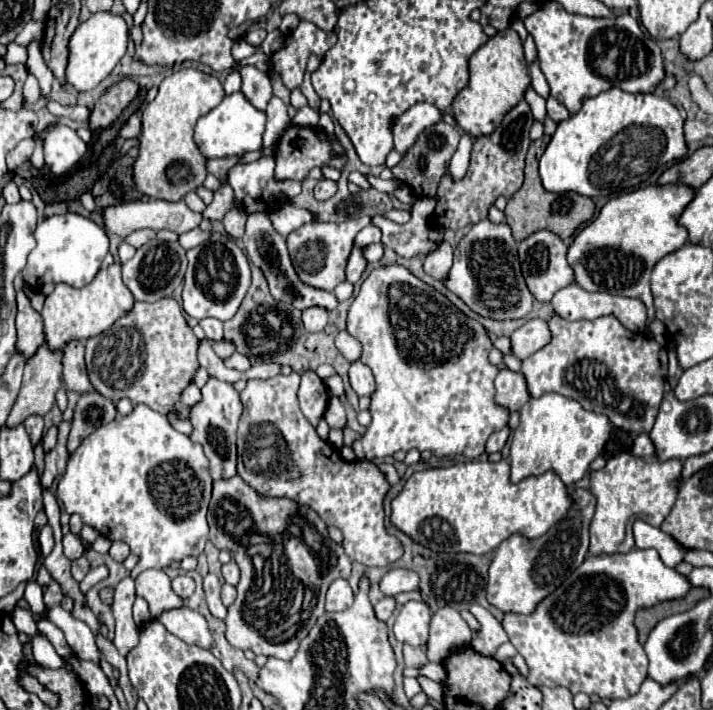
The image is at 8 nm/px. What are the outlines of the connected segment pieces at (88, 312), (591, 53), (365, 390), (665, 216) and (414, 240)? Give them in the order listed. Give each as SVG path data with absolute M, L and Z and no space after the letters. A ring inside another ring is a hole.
M113 263L107 269L101 269L95 275L95 279L81 289L75 289L67 283L57 283L53 293L49 293L45 297L45 305L41 311L43 323L45 323L47 347L51 351L59 351L71 339L87 341L89 337L103 333L107 327L111 327L111 323L115 323L115 319L119 319L125 311L129 311L133 307L133 301L135 299L133 299L131 291L121 281L119 263Z
M549 1L547 7L539 7L533 15L525 17L523 23L535 39L551 97L563 103L571 113L577 113L585 99L597 97L605 89L621 87L627 93L651 93L665 77L657 43L641 31L637 19L629 13L615 19L595 19L571 15L557 1ZM541 29L549 29L551 35L543 35Z
M361 361L351 363L349 383L351 383L351 387L355 389L357 395L371 395L371 391L375 391L375 381L373 381L371 369Z
M651 185L645 189L617 195L613 199L609 199L603 205L603 209L599 211L599 215L593 221L589 221L575 235L575 239L567 251L567 261L575 273L575 283L579 287L583 287L585 291L591 291L591 293L611 293L611 295L635 297L647 305L645 334L651 340L653 335L649 325L655 318L655 306L653 297L651 297L651 283L649 283L651 269L661 257L677 251L687 241L687 229L677 225L677 217L683 213L683 209L687 207L687 203L691 199L693 199L693 191L685 185L663 185L663 187Z
M431 197L417 199L411 209L411 221L405 225L397 225L383 215L373 215L371 225L379 227L383 233L383 245L391 247L401 257L427 255L427 251L435 249L435 243L427 235L427 223L417 221L417 211L433 211L435 201Z

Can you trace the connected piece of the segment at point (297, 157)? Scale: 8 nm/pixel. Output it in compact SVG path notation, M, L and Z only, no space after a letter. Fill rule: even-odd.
M291 125L283 133L283 137L277 141L275 161L277 161L277 167L275 167L275 177L277 179L299 179L299 181L303 181L307 177L309 169L317 167L317 165L331 165L331 167L337 167L339 171L343 171L345 155L343 155L341 145L329 141L329 137L325 133L321 133L317 127L297 127L297 125ZM333 151L337 151L339 155L333 157L331 155Z

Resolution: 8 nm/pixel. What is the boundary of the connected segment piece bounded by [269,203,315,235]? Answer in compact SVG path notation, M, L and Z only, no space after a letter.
M277 205L271 213L271 223L273 227L281 233L281 235L287 235L291 233L295 227L301 227L303 223L309 223L315 219L313 213L309 213L307 209L299 209L299 207L293 207L293 205Z

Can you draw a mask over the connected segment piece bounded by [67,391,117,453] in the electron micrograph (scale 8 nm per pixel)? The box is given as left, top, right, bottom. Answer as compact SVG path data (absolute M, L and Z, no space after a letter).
M97 391L83 393L75 405L75 411L73 411L71 433L69 433L69 441L67 441L69 453L73 453L79 447L79 443L87 435L91 435L95 429L113 421L115 415L117 415L117 409L111 399L103 397Z

